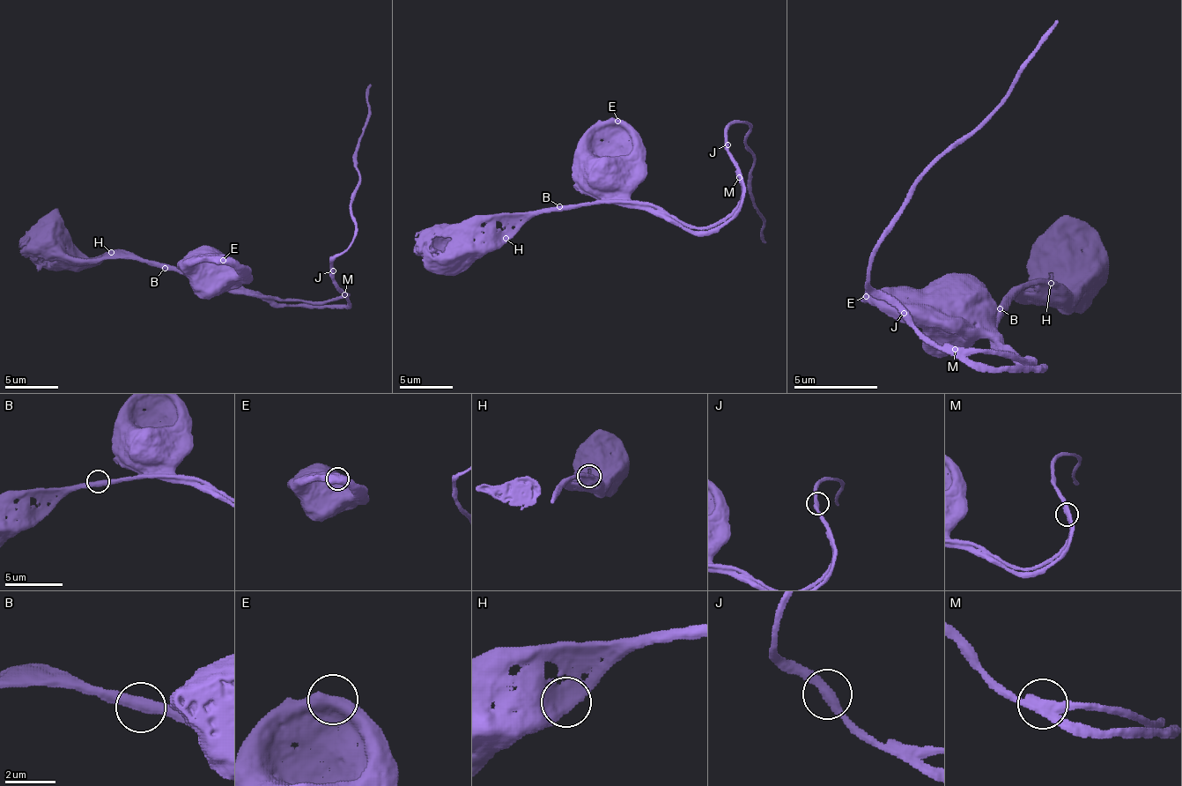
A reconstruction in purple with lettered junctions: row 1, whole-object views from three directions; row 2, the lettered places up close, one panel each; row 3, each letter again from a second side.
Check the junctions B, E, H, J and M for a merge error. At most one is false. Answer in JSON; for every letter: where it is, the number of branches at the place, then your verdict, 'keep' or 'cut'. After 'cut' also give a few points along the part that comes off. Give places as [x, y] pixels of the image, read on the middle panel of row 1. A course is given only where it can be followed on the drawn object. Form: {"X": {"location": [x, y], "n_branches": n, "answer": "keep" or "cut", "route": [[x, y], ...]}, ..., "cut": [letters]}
{"B": {"location": [559, 206], "n_branches": 2, "answer": "keep"}, "E": {"location": [617, 121], "n_branches": 1, "answer": "keep"}, "H": {"location": [506, 238], "n_branches": 2, "answer": "keep"}, "J": {"location": [727, 144], "n_branches": 2, "answer": "keep"}, "M": {"location": [739, 177], "n_branches": 3, "answer": "cut", "route": [[738, 176], [741, 201], [704, 227], [688, 227], [653, 206], [578, 203], [468, 219], [439, 235], [424, 257]]}, "cut": ["M"]}

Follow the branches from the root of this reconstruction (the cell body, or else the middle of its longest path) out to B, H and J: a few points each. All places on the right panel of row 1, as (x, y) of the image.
B: (958, 316), (963, 316), (975, 304), (992, 321), (996, 321), (1000, 316), (1000, 308)
H: (958, 316), (963, 316), (975, 304), (992, 321), (996, 321), (1030, 283), (1051, 283)
J: (958, 316), (975, 304), (996, 337), (1016, 359), (1033, 363), (987, 351), (941, 351), (904, 313)

